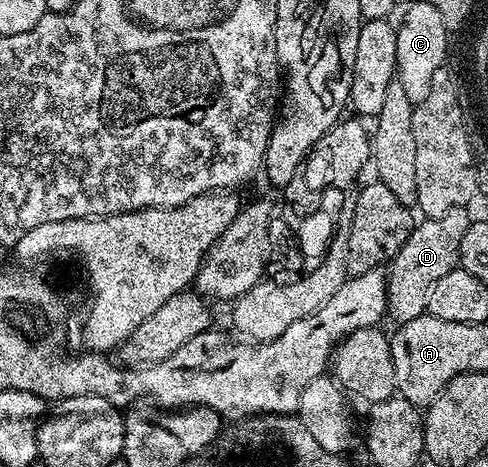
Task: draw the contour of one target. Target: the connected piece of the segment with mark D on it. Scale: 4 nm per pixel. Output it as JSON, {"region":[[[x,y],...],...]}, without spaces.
{"region":[[[466,207],[454,208],[441,218],[420,219],[411,229],[405,246],[401,246],[398,254],[390,260],[389,267],[386,269],[387,316],[395,319],[396,325],[424,315],[433,282],[445,278],[445,274],[459,267],[461,238],[465,238],[465,230],[472,221],[472,217],[467,216],[467,211]]]}

